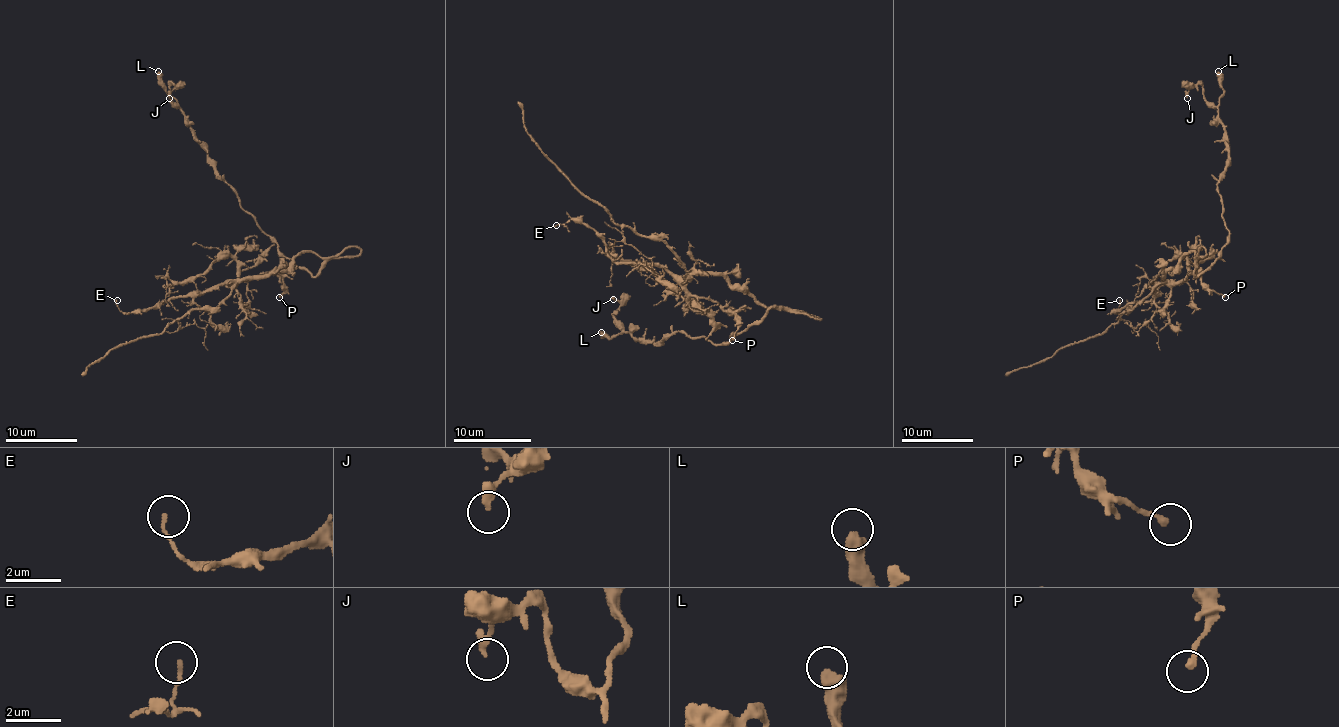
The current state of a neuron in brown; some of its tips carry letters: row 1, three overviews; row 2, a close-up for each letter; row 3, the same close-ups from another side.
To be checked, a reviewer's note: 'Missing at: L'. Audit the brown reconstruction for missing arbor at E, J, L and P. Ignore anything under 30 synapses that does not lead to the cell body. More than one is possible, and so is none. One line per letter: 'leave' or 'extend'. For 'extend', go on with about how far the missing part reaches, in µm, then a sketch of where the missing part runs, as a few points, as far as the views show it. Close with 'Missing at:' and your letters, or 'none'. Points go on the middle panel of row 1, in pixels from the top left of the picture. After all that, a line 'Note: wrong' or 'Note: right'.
E: leave
J: leave
L: leave
P: leave
Missing at: none
Note: wrong

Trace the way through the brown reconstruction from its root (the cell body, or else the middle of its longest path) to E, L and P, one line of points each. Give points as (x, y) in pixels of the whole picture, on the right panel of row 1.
E: (1191, 251), (1164, 277), (1166, 280), (1150, 300), (1130, 302), (1113, 313), (1119, 309), (1119, 300)
L: (1191, 251), (1196, 277), (1229, 235), (1218, 192), (1227, 159), (1218, 71)
P: (1191, 251), (1164, 279), (1180, 282), (1195, 273), (1211, 289), (1225, 297)

